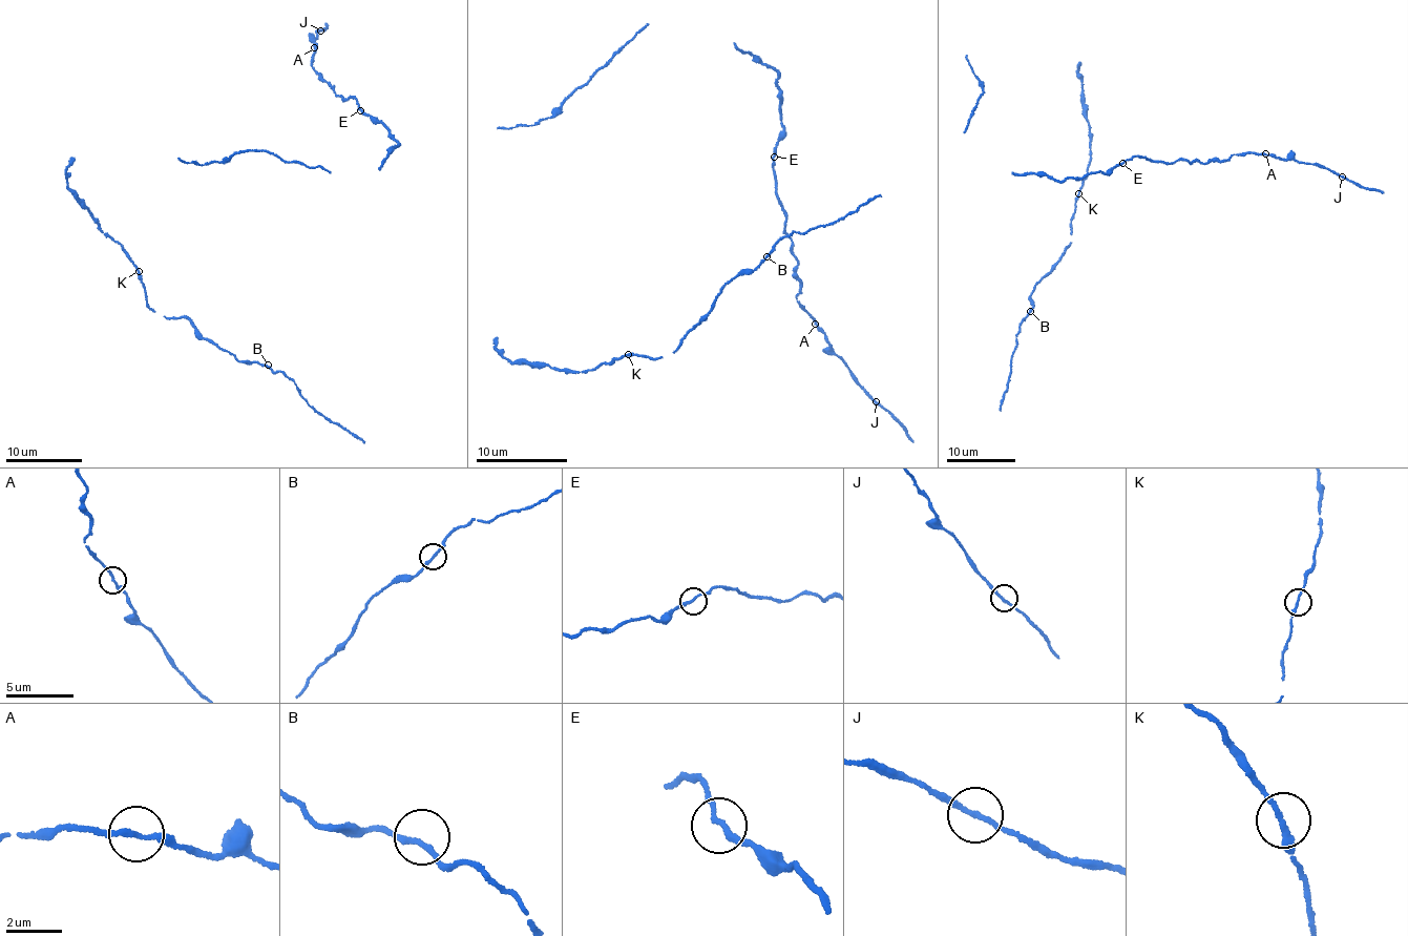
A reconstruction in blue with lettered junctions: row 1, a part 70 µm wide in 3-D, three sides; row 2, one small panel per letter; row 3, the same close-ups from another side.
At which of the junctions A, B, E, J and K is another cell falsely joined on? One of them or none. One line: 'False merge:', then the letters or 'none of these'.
False merge: none of these

